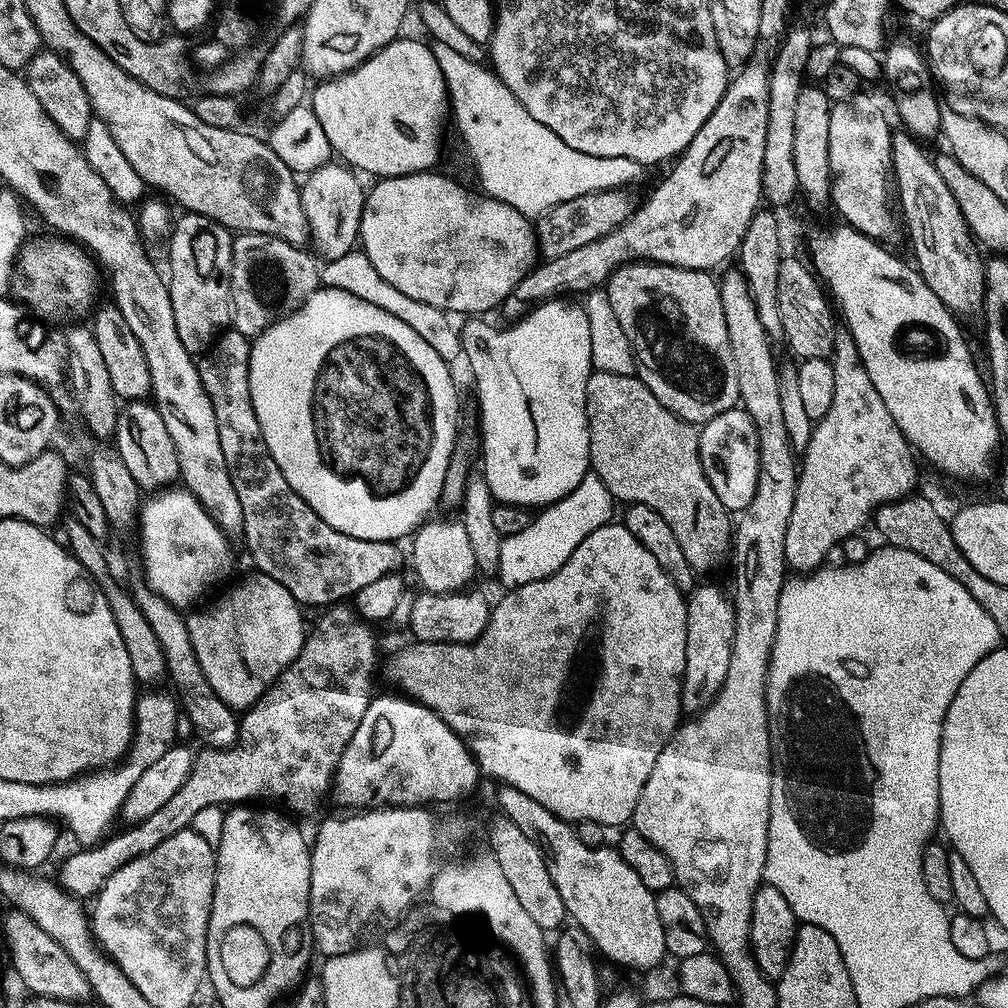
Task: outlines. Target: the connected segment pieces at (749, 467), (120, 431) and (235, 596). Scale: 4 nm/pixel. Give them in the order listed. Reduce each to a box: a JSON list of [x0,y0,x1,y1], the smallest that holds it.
[[700,406,762,514],[114,403,181,489],[187,574,305,710]]

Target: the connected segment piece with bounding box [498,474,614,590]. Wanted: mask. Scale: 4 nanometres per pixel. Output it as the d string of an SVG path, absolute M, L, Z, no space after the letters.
M589 474L564 500L559 500L557 504L543 509L537 515L540 517L529 528L514 533L510 538L508 536L501 546L501 562L498 573L499 580L501 579L506 586L505 589L515 590L522 586L530 586L534 582L558 574L558 570L562 570L562 566L566 566L566 562L570 562L574 550L578 550L578 546L582 546L582 542L586 542L586 538L590 538L590 534L594 534L594 530L605 528L607 524L613 523L612 504L614 505L614 497L610 494L608 487L600 481L599 476Z

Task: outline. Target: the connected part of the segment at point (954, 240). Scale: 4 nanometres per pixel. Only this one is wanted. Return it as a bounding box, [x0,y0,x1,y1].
[892,130,987,317]

